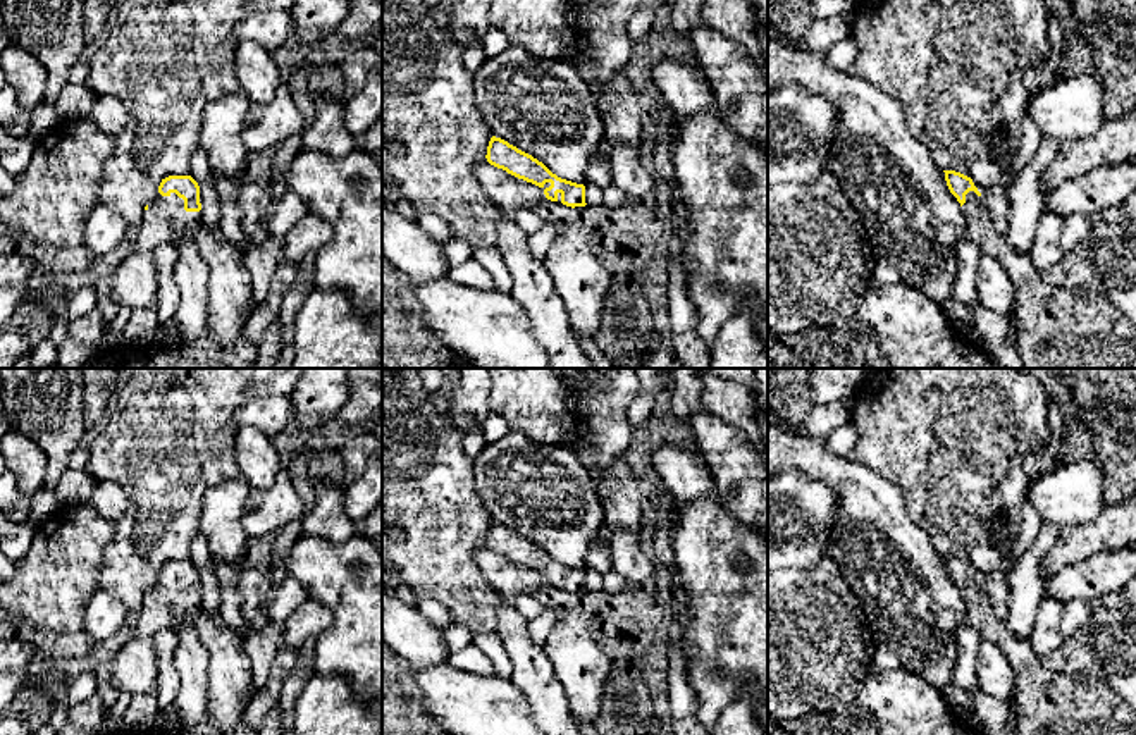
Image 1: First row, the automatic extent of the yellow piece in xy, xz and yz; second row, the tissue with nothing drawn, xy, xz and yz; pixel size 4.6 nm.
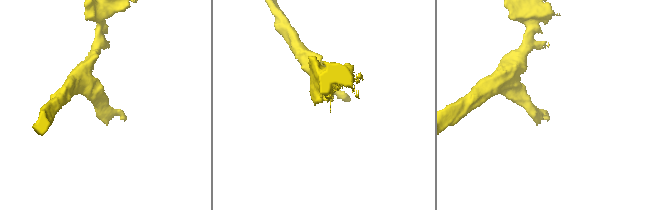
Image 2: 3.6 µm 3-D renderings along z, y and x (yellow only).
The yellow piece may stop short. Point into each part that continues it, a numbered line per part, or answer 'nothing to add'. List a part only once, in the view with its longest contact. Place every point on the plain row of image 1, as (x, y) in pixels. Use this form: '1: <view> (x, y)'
1: xy (164, 608)

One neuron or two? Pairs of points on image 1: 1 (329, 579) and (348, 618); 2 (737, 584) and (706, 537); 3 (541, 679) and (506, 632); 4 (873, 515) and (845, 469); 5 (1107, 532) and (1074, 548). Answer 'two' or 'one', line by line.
1: one
2: one
3: one
4: one
5: one

